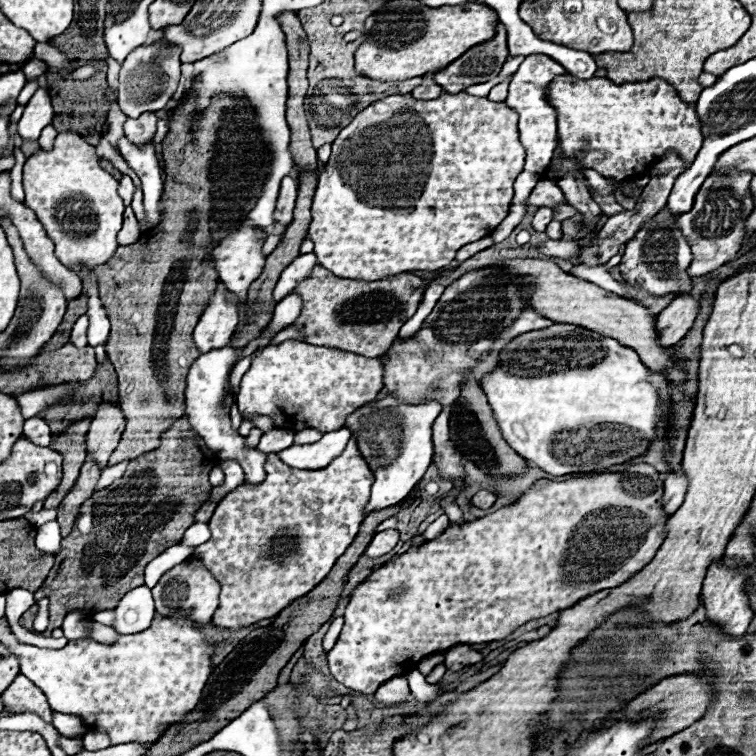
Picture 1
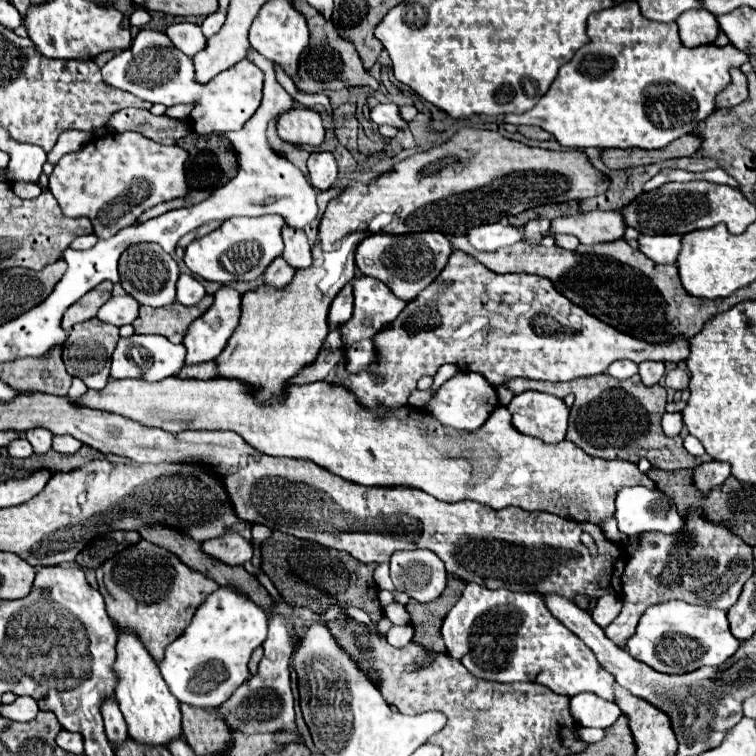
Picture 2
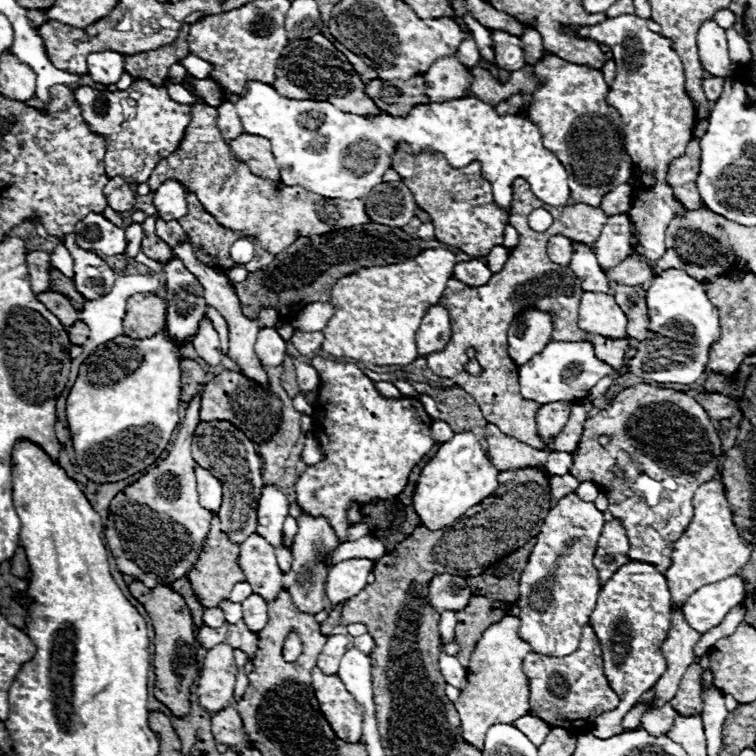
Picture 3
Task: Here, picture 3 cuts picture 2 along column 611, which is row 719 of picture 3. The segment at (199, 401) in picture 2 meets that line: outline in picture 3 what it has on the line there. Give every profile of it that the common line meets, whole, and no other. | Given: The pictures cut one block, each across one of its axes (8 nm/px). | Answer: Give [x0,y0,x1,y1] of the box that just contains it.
[456,616,532,748]

